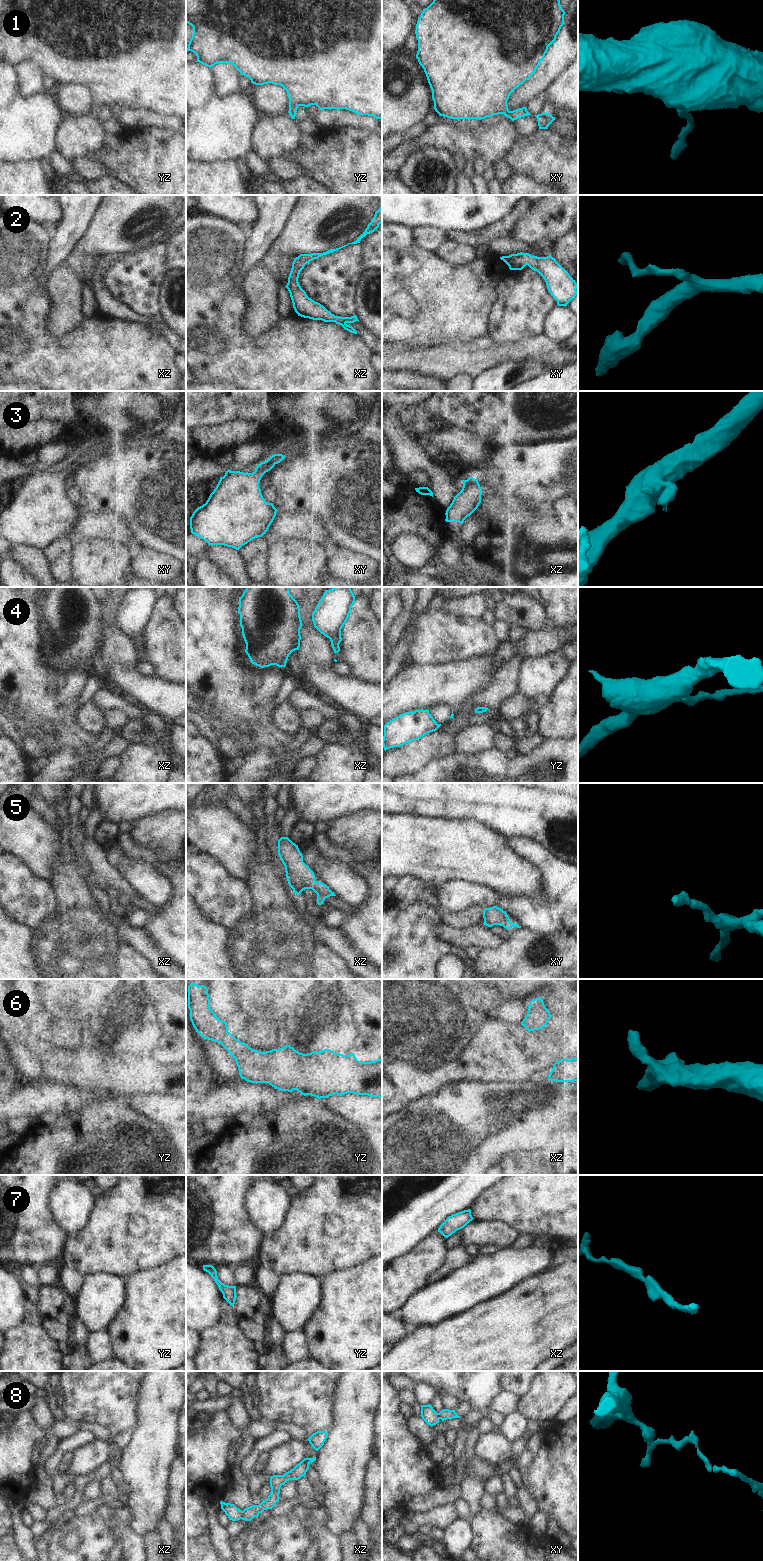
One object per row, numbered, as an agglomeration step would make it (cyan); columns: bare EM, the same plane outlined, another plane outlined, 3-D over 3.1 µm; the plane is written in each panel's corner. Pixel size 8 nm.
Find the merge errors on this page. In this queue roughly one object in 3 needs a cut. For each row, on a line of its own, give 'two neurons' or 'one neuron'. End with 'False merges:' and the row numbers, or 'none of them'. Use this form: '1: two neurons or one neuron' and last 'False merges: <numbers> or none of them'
1: one neuron
2: one neuron
3: two neurons
4: one neuron
5: one neuron
6: one neuron
7: one neuron
8: two neurons
False merges: 3, 8

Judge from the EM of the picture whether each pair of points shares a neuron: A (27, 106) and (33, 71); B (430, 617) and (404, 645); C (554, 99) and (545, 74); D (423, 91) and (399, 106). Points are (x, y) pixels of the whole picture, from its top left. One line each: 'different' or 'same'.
A: different
B: different
C: different
D: same

